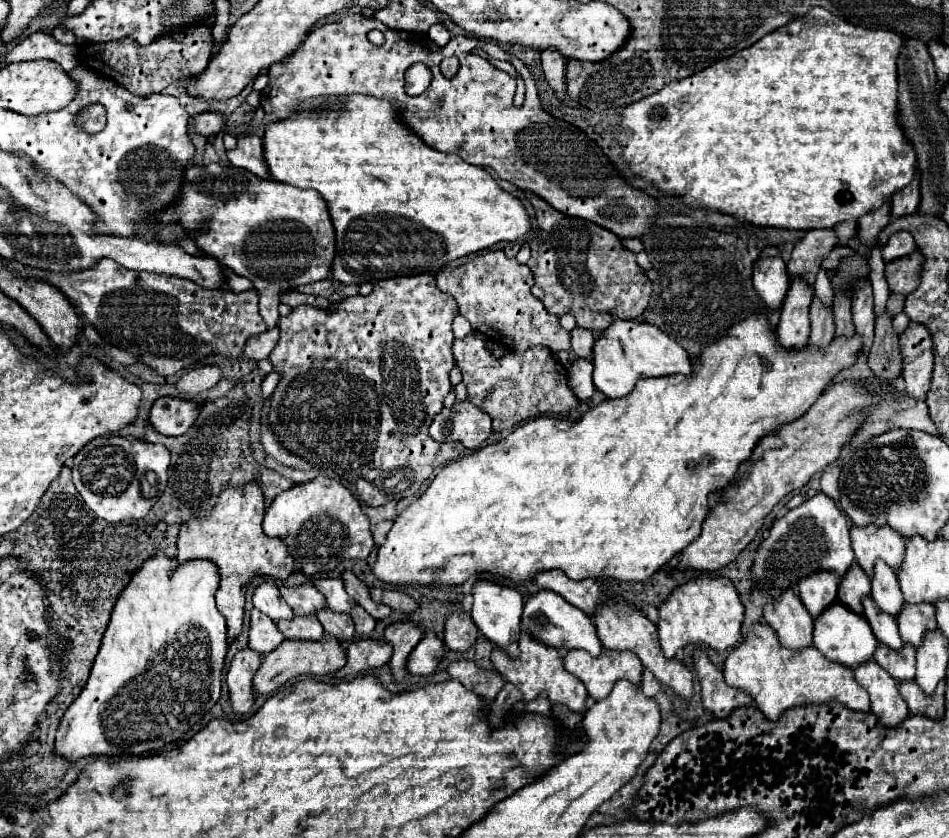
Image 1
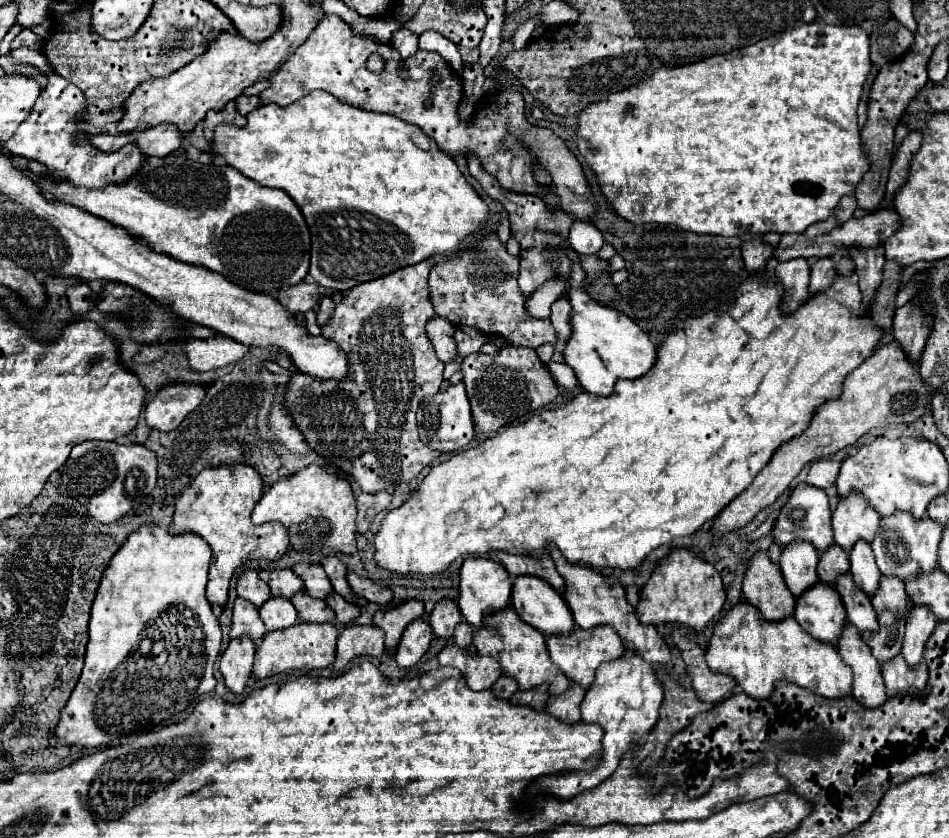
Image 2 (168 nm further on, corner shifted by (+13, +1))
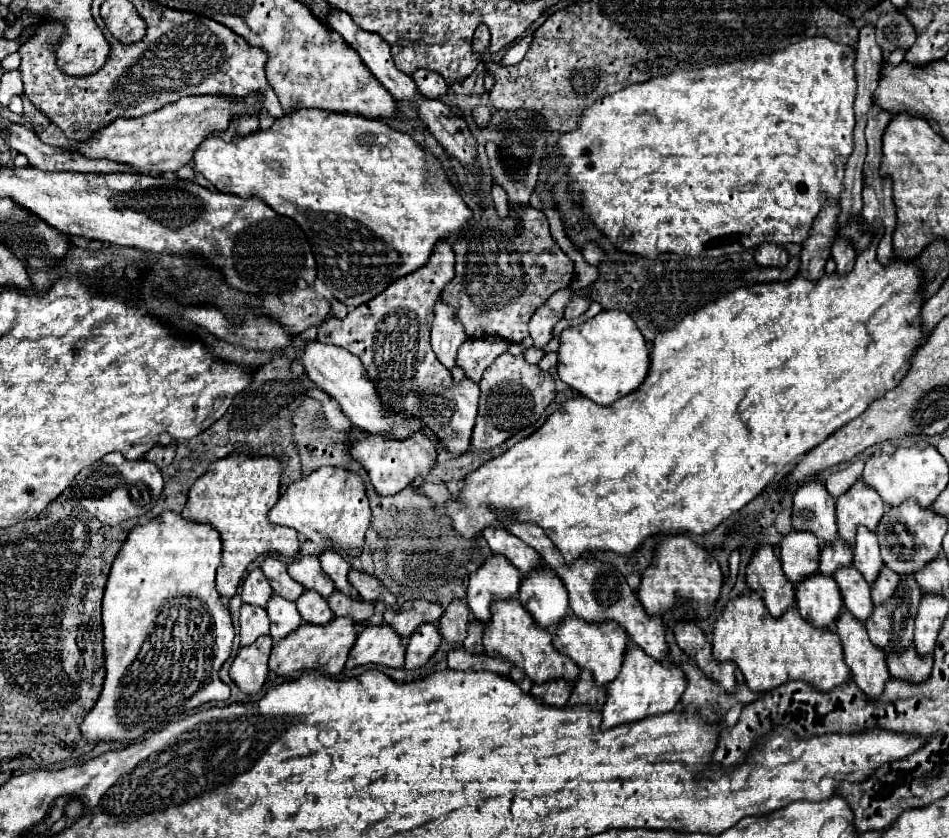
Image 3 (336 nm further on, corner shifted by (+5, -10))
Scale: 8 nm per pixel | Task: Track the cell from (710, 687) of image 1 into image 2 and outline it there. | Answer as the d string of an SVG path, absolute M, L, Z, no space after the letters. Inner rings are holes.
M675 634L675 636L677 636L675 642L687 664L687 672L693 680L693 690L697 692L697 696L703 702L711 702L711 704L717 704L717 702L723 702L725 698L729 698L733 694L735 680L727 674L713 672L707 666L705 650L697 642L681 638L681 634Z

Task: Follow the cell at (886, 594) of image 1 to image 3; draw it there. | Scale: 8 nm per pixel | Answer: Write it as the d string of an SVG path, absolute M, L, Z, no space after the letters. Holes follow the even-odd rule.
M865 527L857 529L853 565L855 565L855 569L865 577L865 581L867 581L869 585L873 585L873 581L877 581L877 577L879 577L879 573L881 573L881 569L883 569L877 535L871 533L871 531L865 529Z

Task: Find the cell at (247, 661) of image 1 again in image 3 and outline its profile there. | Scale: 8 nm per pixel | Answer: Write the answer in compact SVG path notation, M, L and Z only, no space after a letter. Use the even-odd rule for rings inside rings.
M259 637L253 645L241 647L233 665L231 665L231 679L245 695L257 695L269 675L267 659L271 653L271 637Z

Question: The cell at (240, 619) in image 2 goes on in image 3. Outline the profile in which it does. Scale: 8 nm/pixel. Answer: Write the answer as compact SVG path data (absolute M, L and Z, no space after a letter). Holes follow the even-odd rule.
M243 605L239 623L241 623L241 631L239 631L241 645L251 645L257 637L269 635L269 617L263 607Z

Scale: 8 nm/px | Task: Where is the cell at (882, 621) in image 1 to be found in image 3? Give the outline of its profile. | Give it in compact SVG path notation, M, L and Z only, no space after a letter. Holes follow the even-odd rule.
M849 567L849 569L841 569L837 575L833 575L833 579L841 589L845 609L851 615L855 615L861 623L865 623L873 613L873 603L871 603L871 589L861 577L861 573Z

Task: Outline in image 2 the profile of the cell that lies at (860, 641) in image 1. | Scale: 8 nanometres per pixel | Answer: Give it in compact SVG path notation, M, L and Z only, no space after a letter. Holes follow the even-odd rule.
M817 582L817 586L797 596L795 620L803 626L805 632L813 634L813 638L835 642L841 636L847 620L845 606L835 586L825 586L823 582Z

